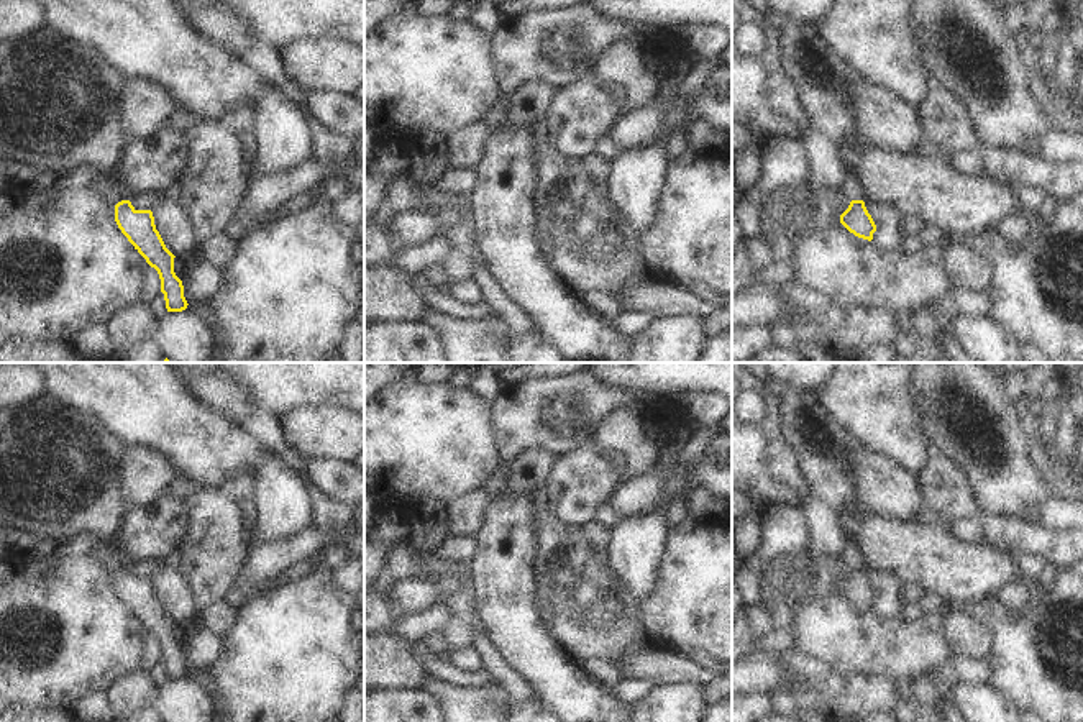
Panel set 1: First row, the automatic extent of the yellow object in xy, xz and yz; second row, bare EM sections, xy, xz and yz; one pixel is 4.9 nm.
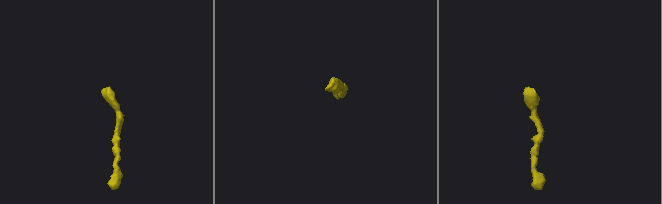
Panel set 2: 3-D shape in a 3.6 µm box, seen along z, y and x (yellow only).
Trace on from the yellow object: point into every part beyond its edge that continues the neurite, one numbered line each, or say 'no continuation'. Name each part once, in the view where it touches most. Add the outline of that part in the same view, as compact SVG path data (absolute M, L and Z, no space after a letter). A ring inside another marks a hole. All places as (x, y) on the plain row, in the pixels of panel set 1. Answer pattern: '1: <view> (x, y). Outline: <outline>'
1: xy (61, 470). Outline: M44 394L21 407L0 410L0 509L5 523L36 535L49 537L62 545L79 533L92 533L103 546L95 551L100 561L113 569L121 569L121 555L112 551L112 540L131 510L125 497L123 461L128 441L120 438L98 415L84 412Z

